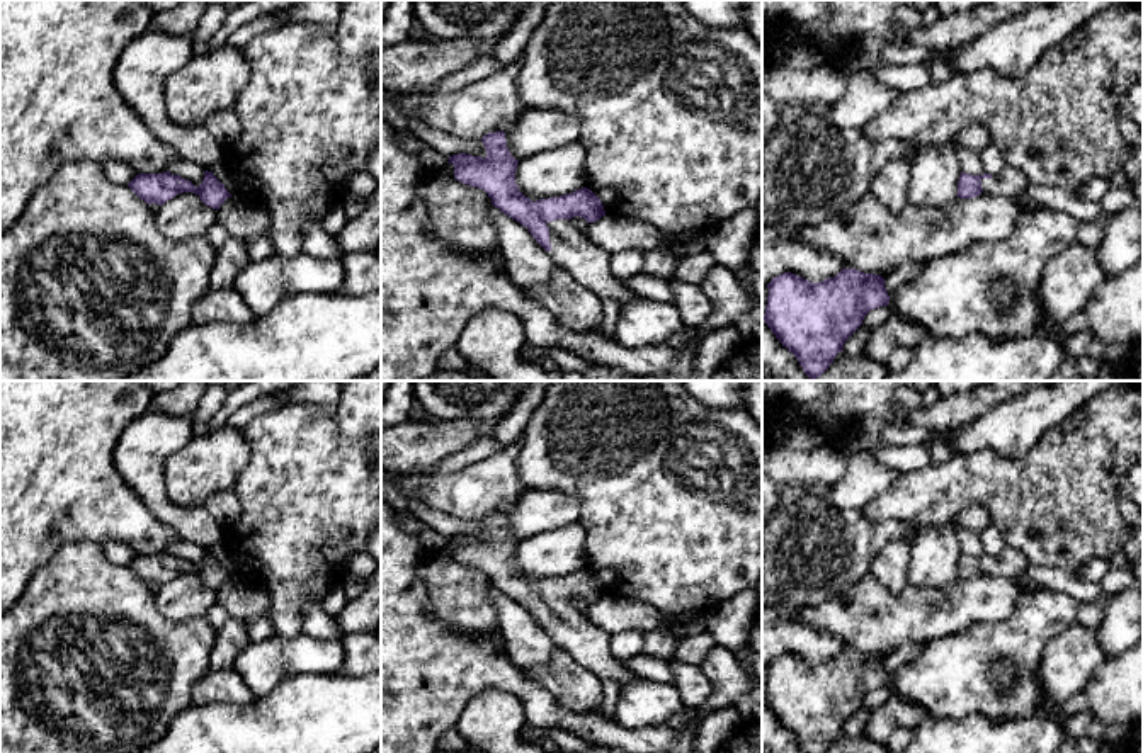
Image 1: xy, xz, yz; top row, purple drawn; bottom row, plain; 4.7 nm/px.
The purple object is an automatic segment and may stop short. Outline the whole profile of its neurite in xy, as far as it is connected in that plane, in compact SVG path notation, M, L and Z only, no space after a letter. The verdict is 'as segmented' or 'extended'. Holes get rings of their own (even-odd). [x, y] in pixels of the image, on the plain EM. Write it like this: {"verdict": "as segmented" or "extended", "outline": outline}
{"verdict": "as segmented", "outline": "M170 552L163 554L138 554L128 568L146 585L165 585L182 573L194 573L201 581L213 588L219 586L231 578L225 566L213 556L213 552L204 552L202 564L196 568L190 561L182 559L180 556L172 556Z"}

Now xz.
{"verdict": "extended", "outline": "M488 513L481 518L486 537L458 534L449 537L454 559L485 571L492 585L529 610L534 620L551 634L558 648L583 665L600 680L623 687L638 678L609 649L609 632L590 622L570 602L575 597L595 603L606 597L600 580L587 568L560 578L531 581L515 564L515 541L505 522L505 513Z"}

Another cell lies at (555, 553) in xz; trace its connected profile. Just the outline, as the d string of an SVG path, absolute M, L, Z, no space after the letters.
M578 522L519 541L515 564L531 581L560 578L587 568L585 532Z

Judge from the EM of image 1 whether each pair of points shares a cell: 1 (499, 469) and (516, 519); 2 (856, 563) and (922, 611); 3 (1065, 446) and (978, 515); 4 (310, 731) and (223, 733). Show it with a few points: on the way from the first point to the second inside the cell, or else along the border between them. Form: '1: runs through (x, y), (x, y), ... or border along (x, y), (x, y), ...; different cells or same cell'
1: border along (524, 490), (514, 505); different cells
2: border along (868, 571), (835, 595); different cells
3: border along (955, 515), (970, 505), (982, 505), (992, 522); different cells
4: runs through (288, 733), (245, 733); same cell

